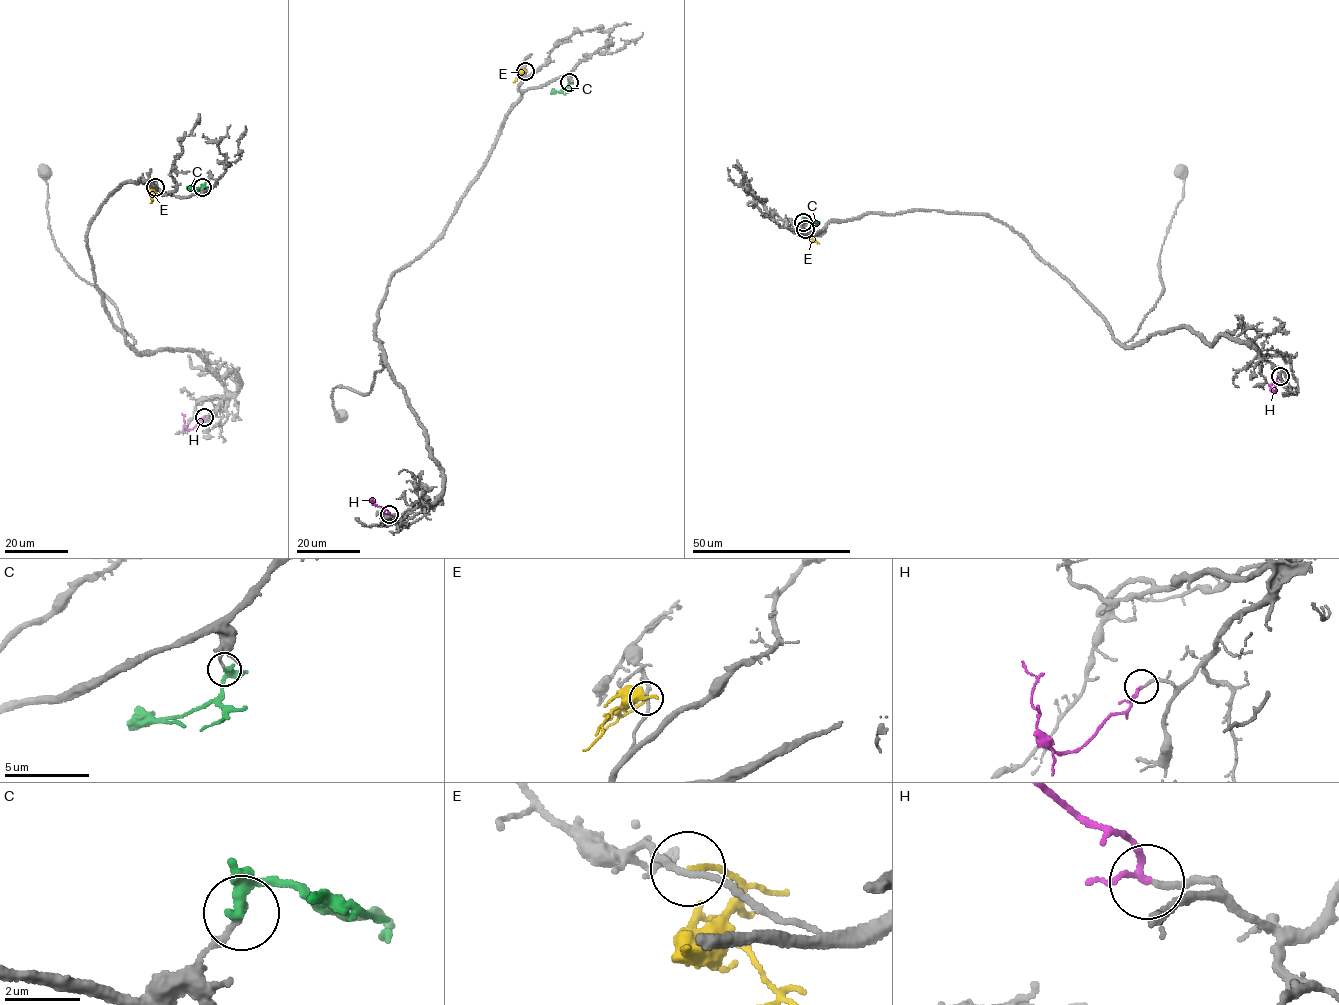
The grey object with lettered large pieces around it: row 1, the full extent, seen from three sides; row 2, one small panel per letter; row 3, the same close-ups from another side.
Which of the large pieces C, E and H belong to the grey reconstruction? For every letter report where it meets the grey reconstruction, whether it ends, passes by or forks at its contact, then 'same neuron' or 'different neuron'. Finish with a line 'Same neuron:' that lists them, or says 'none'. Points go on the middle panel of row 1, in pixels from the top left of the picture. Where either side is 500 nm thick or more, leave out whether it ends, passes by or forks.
C: meets grey at (569, 82); it passes by; different neuron
E: meets grey at (525, 71); it ends there; different neuron
H: meets grey at (389, 514); it passes by; same neuron
Same neuron: H

